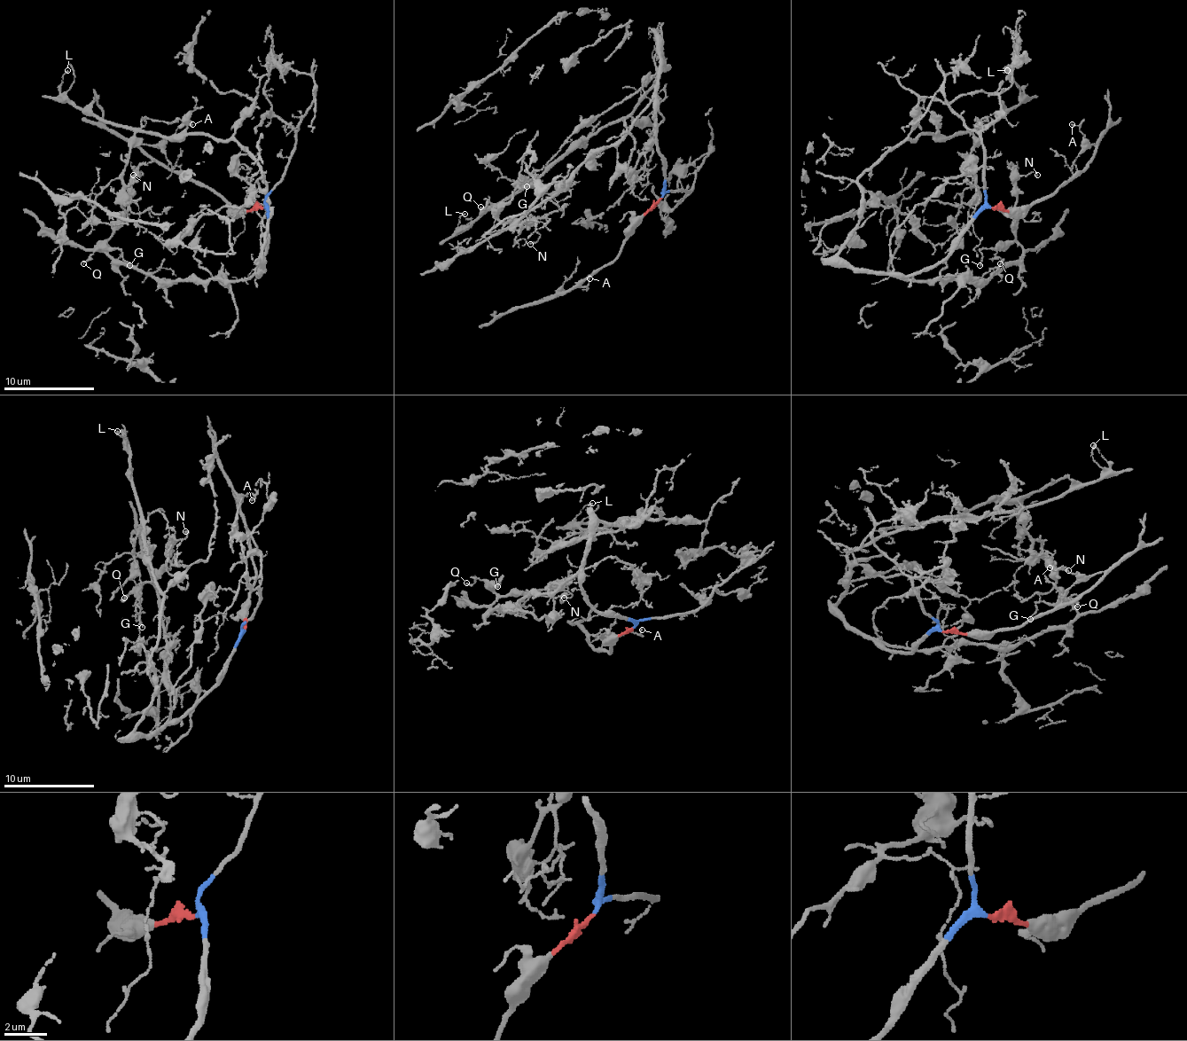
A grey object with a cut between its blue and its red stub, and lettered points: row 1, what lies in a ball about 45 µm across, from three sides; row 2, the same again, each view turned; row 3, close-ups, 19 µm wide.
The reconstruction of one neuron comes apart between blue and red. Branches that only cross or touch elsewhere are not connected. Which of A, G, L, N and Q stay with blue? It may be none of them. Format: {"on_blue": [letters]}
{"on_blue": ["G", "L", "N", "Q"]}

